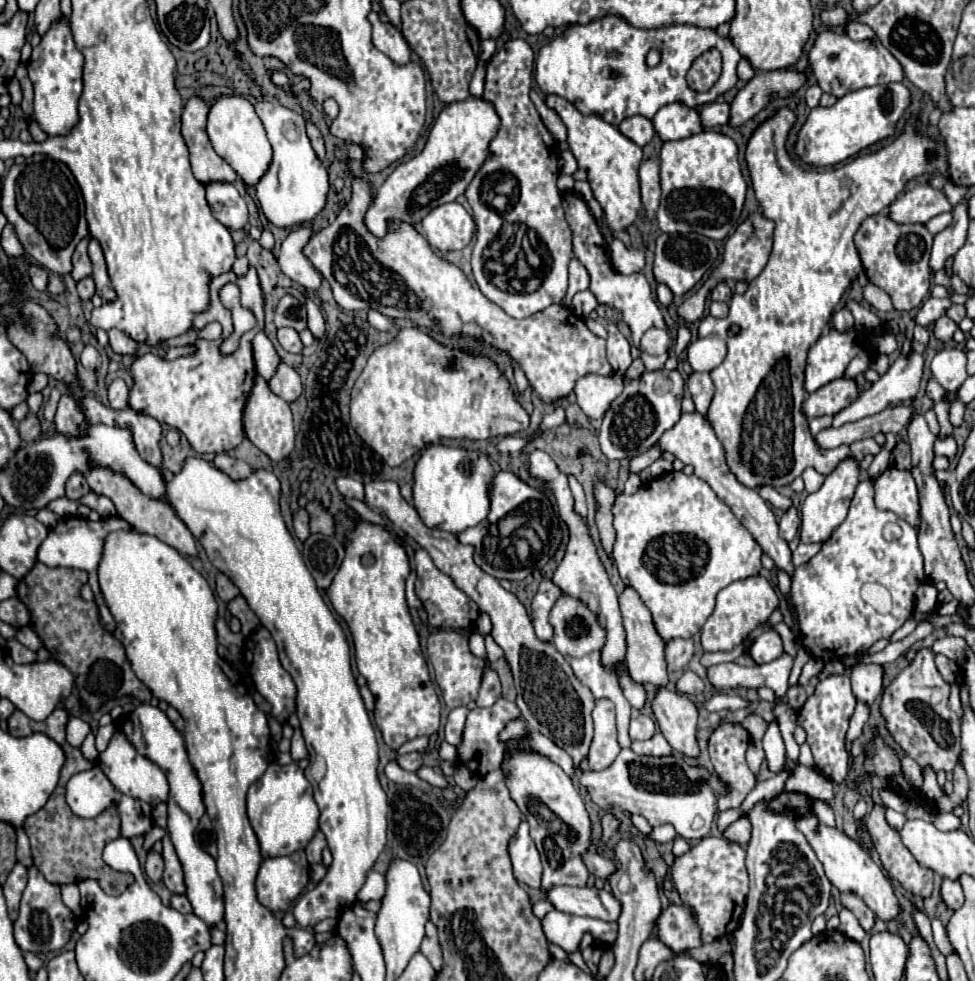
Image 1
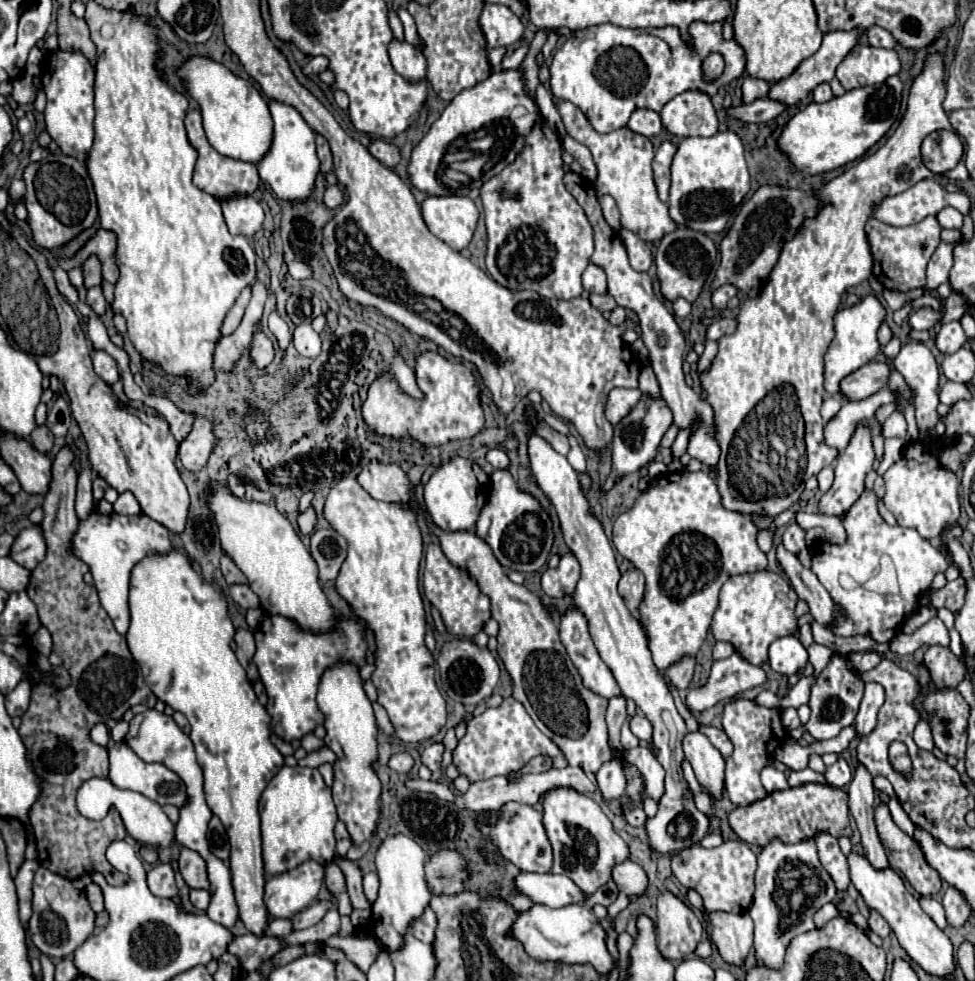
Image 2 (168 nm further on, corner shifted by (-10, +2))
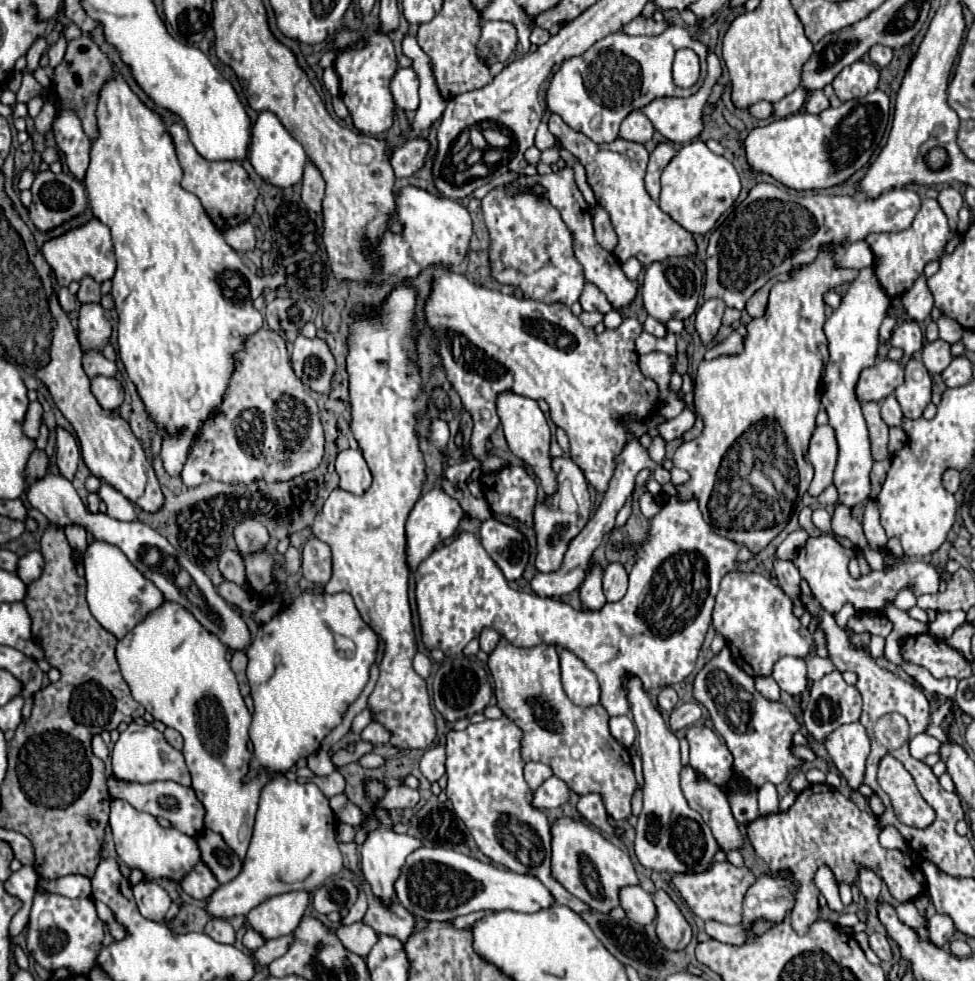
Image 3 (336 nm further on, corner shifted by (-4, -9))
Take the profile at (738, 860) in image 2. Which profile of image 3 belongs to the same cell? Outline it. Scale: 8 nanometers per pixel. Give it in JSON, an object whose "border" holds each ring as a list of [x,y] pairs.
{"border":[[[713,862],[713,866],[705,874],[677,874],[673,876],[673,884],[691,906],[691,910],[703,920],[717,920],[723,924],[741,924],[741,902],[747,888],[755,882],[755,876],[749,868],[737,868],[731,862]]]}

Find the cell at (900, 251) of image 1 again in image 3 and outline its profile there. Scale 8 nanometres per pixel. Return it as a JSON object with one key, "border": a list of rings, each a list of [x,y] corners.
{"border":[[[923,196],[921,210],[917,212],[913,224],[907,230],[869,234],[865,240],[877,258],[877,276],[883,290],[891,298],[895,298],[895,296],[903,296],[913,286],[913,282],[923,274],[925,264],[929,264],[931,260],[939,260],[943,256],[945,246],[951,238],[955,238],[955,232],[947,226],[947,216],[941,210],[939,202]]]}

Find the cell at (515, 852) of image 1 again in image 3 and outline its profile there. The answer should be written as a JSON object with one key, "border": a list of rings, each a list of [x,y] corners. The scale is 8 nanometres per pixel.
{"border":[[[505,716],[499,720],[469,724],[461,732],[447,732],[449,782],[445,792],[453,802],[457,816],[475,838],[479,850],[511,872],[539,878],[557,904],[569,906],[575,912],[587,912],[589,908],[551,876],[551,824],[545,812],[531,804],[533,790],[523,778],[523,766],[521,730]]]}

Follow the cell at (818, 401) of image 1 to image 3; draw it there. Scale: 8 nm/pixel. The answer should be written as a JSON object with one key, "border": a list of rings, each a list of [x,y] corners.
{"border":[[[881,360],[861,372],[857,382],[859,400],[879,402],[893,394],[893,390],[903,382],[903,366],[893,360]]]}

